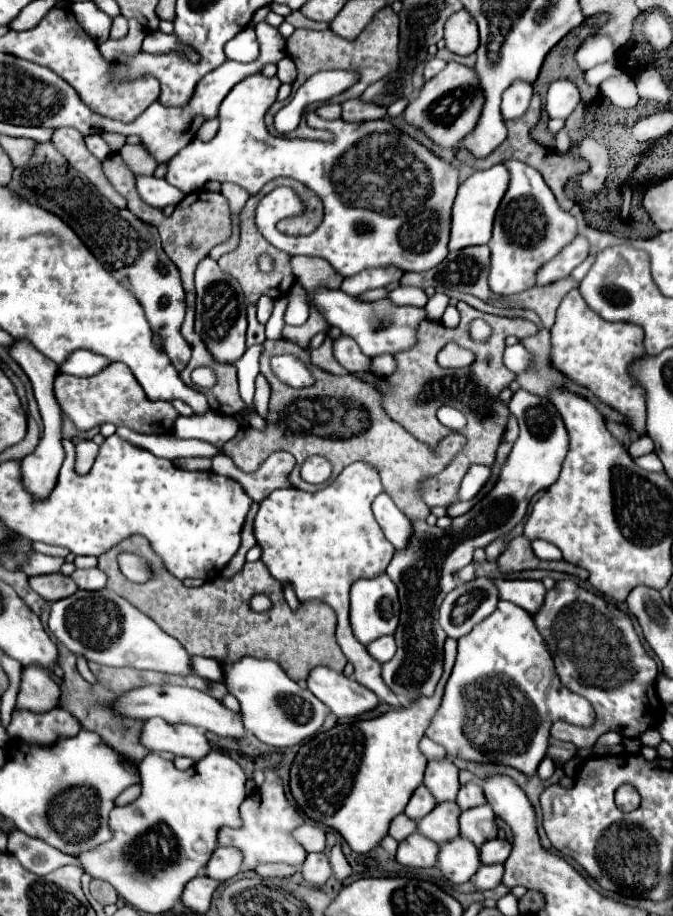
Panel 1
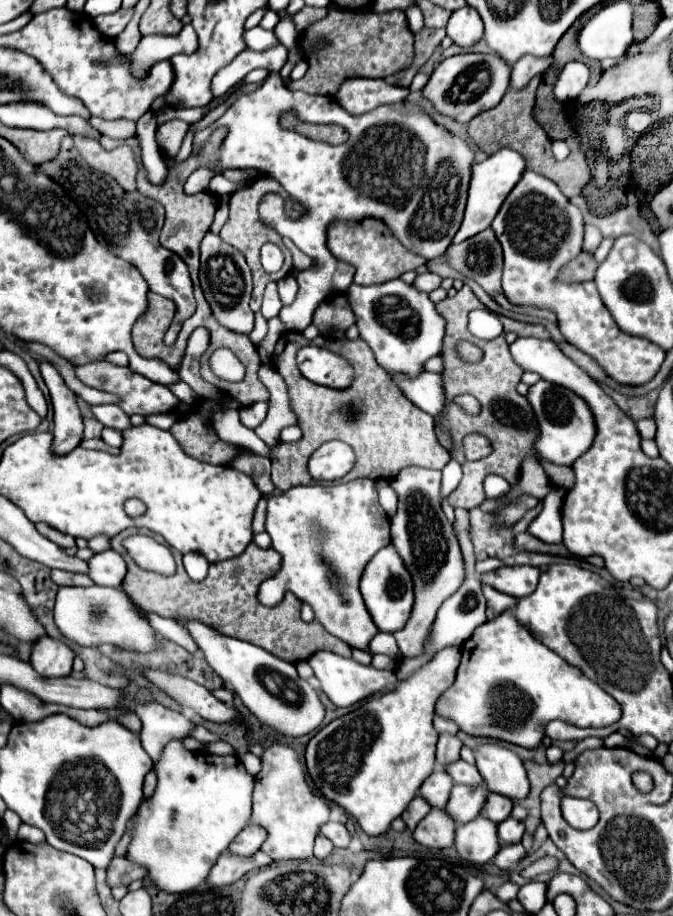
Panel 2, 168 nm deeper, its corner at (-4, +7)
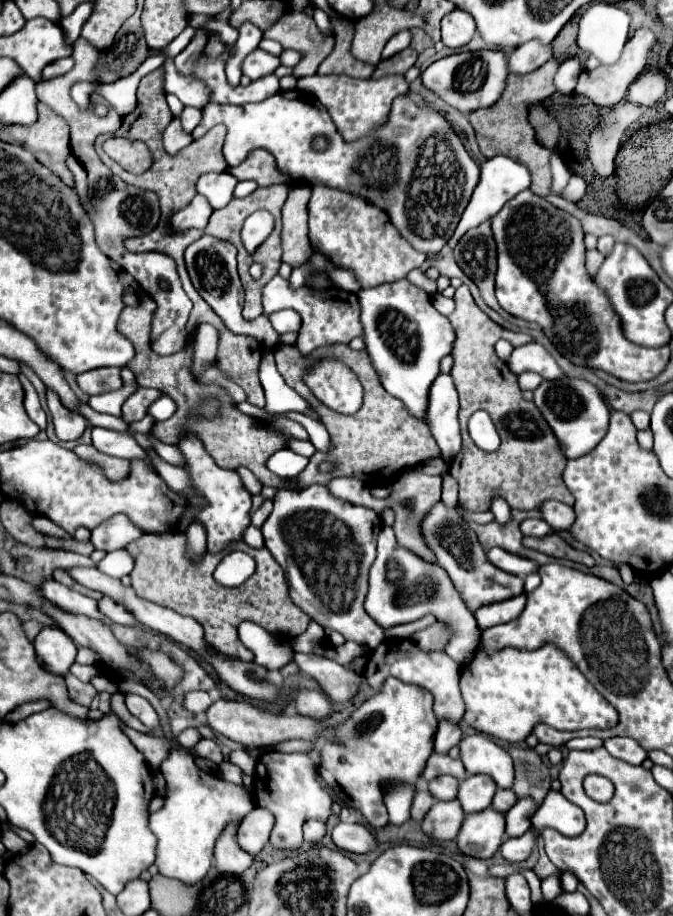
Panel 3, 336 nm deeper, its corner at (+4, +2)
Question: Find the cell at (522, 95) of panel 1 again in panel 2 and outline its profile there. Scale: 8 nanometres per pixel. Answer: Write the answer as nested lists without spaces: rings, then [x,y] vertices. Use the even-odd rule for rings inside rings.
[[[521,56],[521,60],[517,60],[517,64],[513,64],[513,72],[511,72],[511,88],[521,90],[523,86],[527,86],[527,82],[529,82],[535,74],[545,72],[551,64],[553,64],[553,56],[545,56],[545,58],[537,58],[537,56]]]

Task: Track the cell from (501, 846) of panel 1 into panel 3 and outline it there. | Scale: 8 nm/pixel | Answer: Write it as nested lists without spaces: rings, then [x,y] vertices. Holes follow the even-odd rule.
[[[517,801],[509,813],[505,813],[505,835],[521,837],[531,827],[531,815],[537,811],[533,801]]]

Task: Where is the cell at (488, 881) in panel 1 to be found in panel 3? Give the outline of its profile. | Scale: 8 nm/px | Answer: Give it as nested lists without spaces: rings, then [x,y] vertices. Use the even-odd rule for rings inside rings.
[[[529,831],[529,833],[525,833],[525,835],[521,835],[521,837],[507,839],[507,841],[501,845],[499,853],[501,853],[501,857],[503,857],[505,861],[509,861],[509,863],[519,863],[519,861],[523,861],[523,859],[529,857],[533,845],[535,845],[535,837],[533,837],[533,833]]]

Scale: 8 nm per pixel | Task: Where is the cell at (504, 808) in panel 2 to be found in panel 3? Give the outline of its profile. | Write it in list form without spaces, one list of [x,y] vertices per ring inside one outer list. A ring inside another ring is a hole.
[[[497,789],[493,803],[491,803],[491,809],[499,811],[499,813],[507,813],[515,803],[517,803],[517,797],[513,797],[511,789]]]

